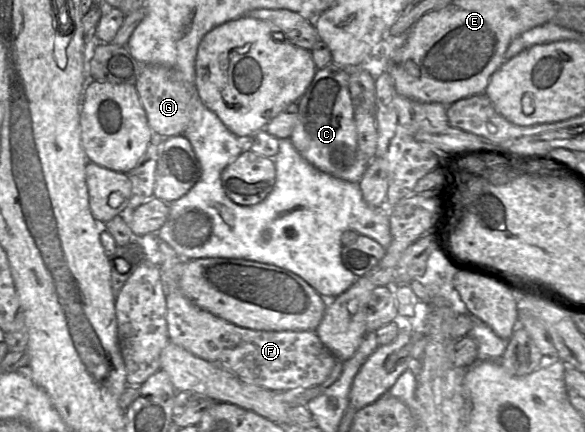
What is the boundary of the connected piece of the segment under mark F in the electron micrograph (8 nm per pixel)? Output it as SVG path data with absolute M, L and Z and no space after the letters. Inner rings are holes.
M158 237L158 245L163 254L160 266L161 281L166 297L166 321L170 342L173 342L193 355L215 362L232 371L247 383L273 392L292 389L308 389L321 385L331 374L336 358L323 345L316 331L262 331L234 325L198 307L181 290L182 259L173 248Z

